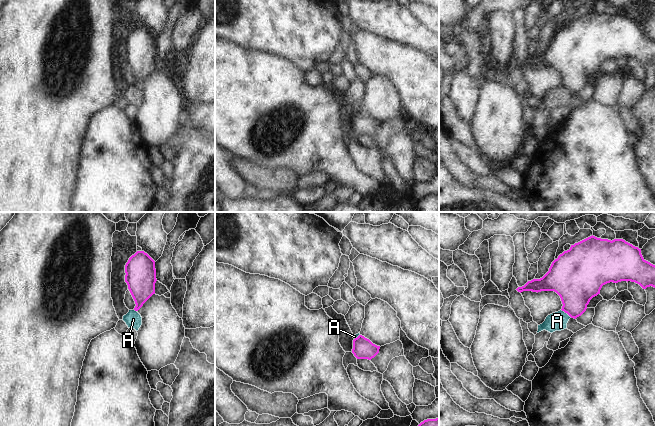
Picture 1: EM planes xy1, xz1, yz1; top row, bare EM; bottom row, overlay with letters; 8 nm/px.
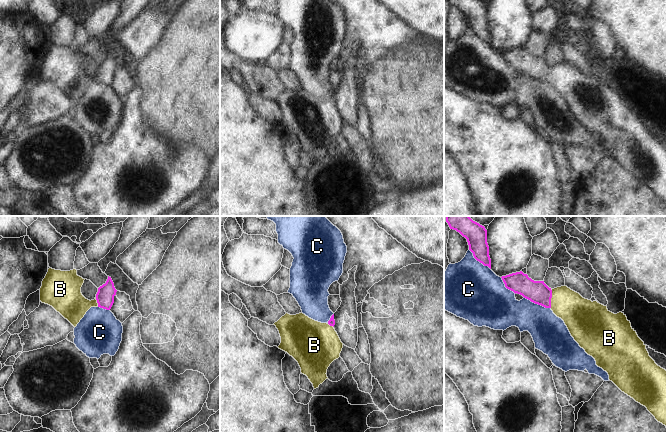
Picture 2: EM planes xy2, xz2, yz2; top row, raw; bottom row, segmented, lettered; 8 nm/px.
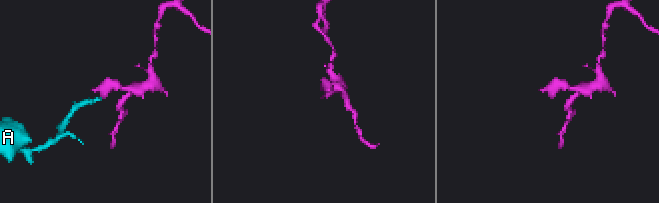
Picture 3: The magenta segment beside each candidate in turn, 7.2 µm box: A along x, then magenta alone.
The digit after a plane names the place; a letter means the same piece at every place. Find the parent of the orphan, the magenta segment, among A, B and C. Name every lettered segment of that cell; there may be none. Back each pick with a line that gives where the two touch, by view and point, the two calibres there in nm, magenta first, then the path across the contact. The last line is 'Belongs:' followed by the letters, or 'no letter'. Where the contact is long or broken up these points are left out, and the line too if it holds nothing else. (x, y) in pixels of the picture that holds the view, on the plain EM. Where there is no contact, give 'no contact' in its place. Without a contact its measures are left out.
B: meets magenta in yz2 at (551, 73); 180 nm thick on the magenta side, 260 nm on the other; runs through yz2 (538, 68), (546, 73), (551, 73), (562, 76), (577, 88)
Belongs: B

